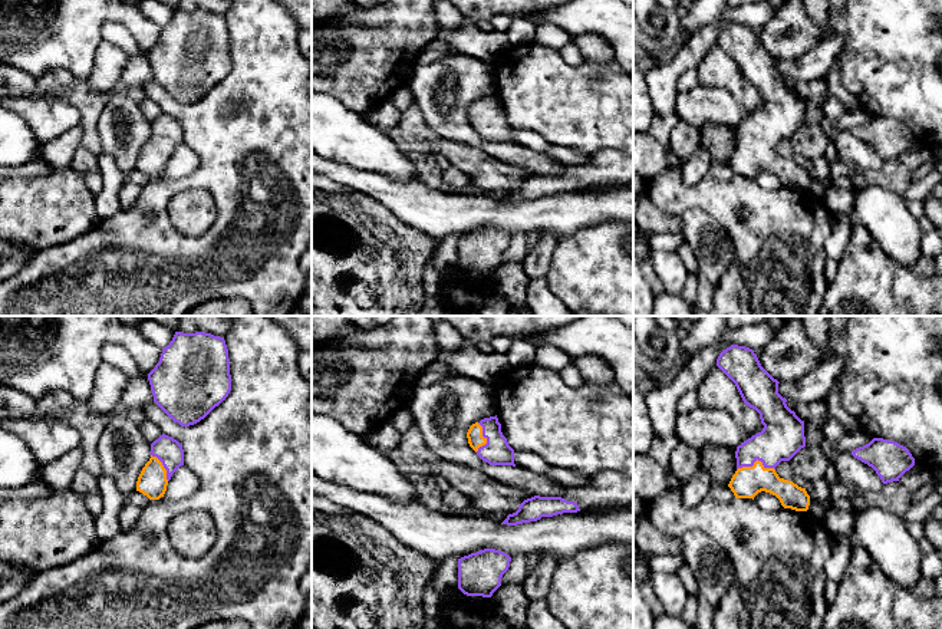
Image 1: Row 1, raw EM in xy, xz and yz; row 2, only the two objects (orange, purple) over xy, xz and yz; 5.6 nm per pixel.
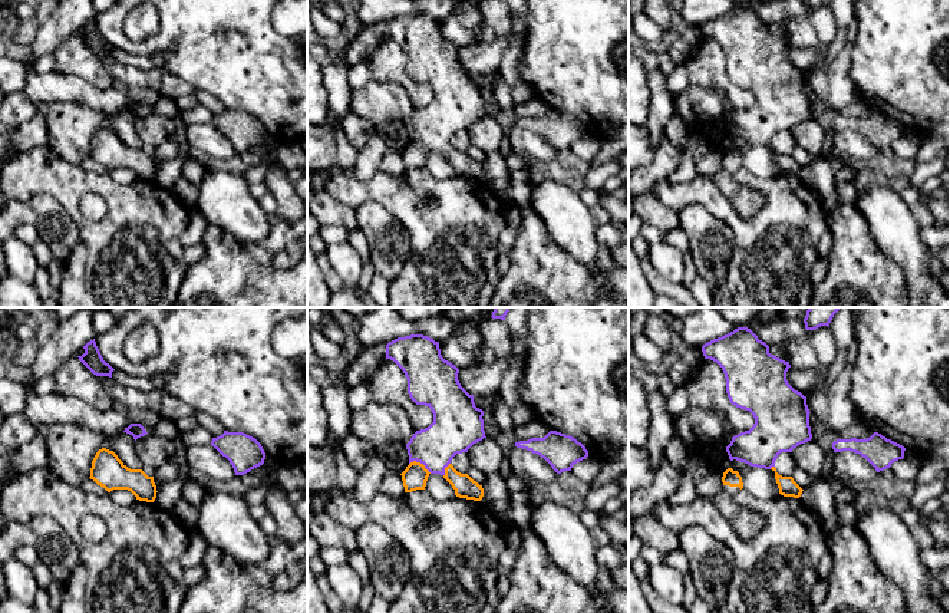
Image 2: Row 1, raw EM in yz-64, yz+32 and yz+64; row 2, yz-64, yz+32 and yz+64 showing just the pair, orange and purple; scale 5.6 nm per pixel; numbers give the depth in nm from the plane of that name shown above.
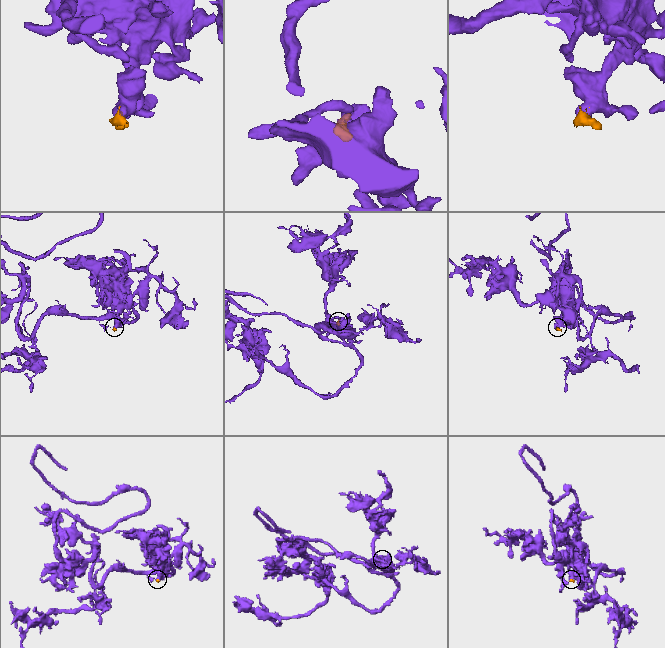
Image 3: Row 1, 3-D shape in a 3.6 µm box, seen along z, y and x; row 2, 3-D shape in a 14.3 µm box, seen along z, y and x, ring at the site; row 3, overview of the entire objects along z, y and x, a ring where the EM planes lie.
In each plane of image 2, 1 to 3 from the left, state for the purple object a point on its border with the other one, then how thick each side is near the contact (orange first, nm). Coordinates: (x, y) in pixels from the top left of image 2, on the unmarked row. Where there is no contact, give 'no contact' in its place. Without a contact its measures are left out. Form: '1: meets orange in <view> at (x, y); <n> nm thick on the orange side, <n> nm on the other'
1: no contact
2: meets orange in yz+32 at (419, 141); 140 nm thick on the orange side, 240 nm on the other
3: meets orange in yz+64 at (772, 145); 100 nm thick on the orange side, 300 nm on the other

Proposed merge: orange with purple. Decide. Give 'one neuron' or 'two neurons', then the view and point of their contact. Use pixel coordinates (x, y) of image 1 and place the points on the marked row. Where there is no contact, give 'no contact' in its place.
one neuron | yz (756, 461)

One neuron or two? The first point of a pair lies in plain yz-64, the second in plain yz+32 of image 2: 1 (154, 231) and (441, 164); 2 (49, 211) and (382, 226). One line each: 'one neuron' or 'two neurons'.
1: two neurons
2: one neuron

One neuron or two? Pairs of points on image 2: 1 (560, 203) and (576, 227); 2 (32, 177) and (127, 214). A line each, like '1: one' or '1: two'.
1: one
2: one

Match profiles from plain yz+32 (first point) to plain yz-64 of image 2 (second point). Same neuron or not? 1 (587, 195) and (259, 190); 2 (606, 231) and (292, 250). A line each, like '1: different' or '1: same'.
1: different
2: different

